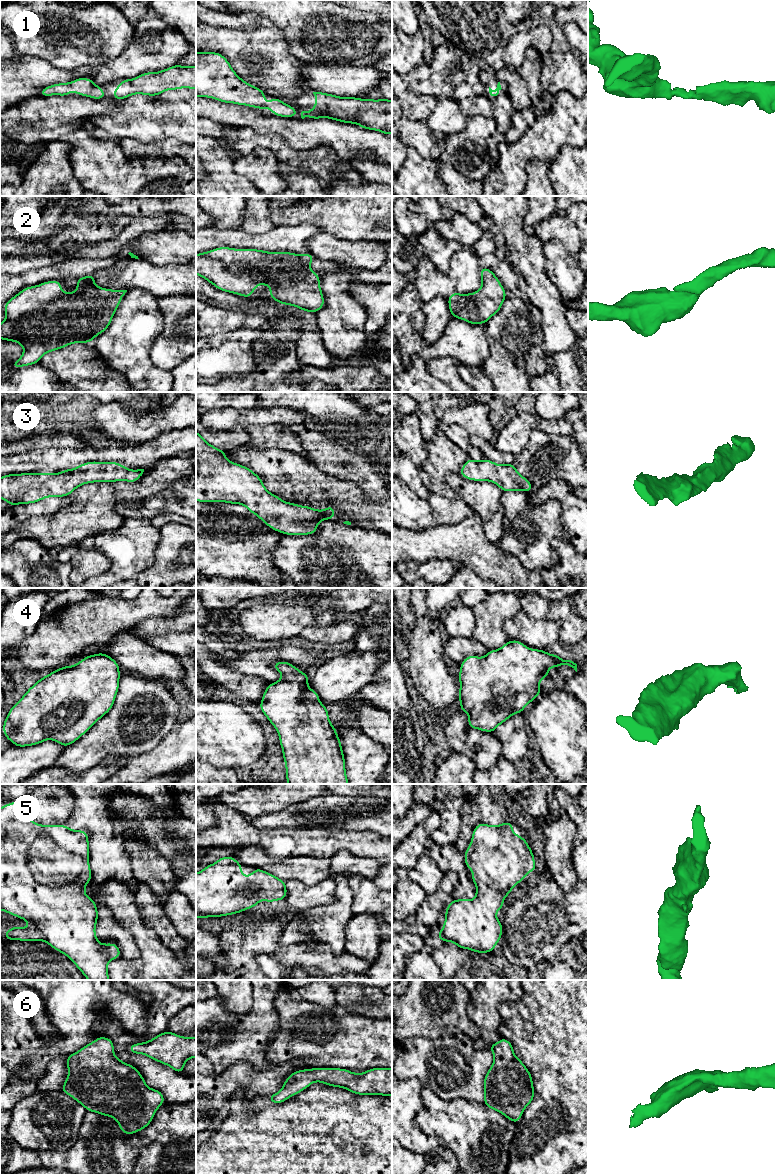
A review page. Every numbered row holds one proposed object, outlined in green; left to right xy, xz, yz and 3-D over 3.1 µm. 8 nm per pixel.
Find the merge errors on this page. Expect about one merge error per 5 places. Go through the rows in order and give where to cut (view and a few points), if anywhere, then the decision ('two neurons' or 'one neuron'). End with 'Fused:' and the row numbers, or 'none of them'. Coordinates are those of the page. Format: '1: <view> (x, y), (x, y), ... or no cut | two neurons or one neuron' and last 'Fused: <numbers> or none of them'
1: no cut | one neuron
2: no cut | one neuron
3: no cut | one neuron
4: no cut | one neuron
5: no cut | one neuron
6: no cut | one neuron
Fused: none of them

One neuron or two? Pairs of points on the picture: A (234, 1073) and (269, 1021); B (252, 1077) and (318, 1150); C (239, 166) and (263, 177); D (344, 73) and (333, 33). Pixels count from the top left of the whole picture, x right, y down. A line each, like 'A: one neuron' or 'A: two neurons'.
A: two neurons
B: two neurons
C: one neuron
D: two neurons

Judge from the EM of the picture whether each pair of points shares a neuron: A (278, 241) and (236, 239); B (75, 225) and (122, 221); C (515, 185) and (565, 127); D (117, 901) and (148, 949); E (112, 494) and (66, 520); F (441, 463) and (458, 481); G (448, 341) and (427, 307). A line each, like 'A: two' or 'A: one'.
A: one
B: one
C: one
D: one
E: one
F: two
G: two

